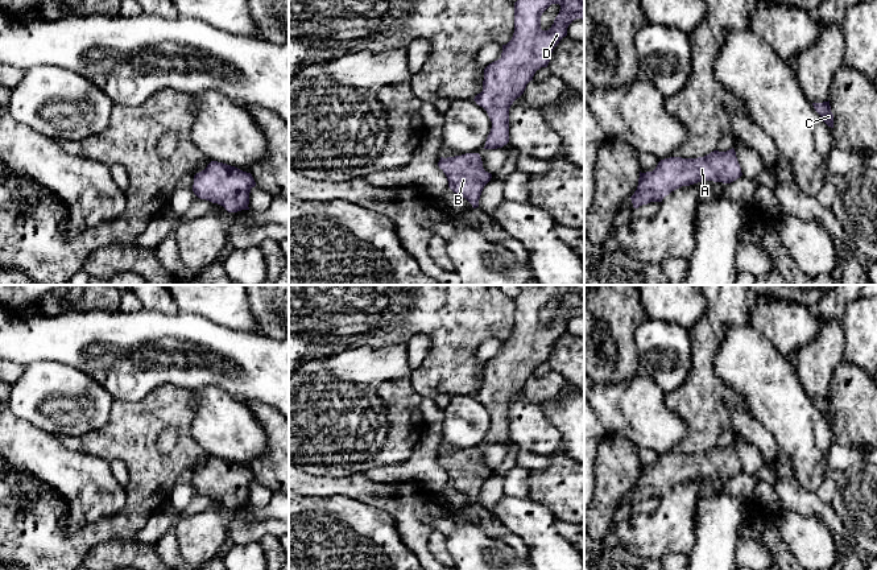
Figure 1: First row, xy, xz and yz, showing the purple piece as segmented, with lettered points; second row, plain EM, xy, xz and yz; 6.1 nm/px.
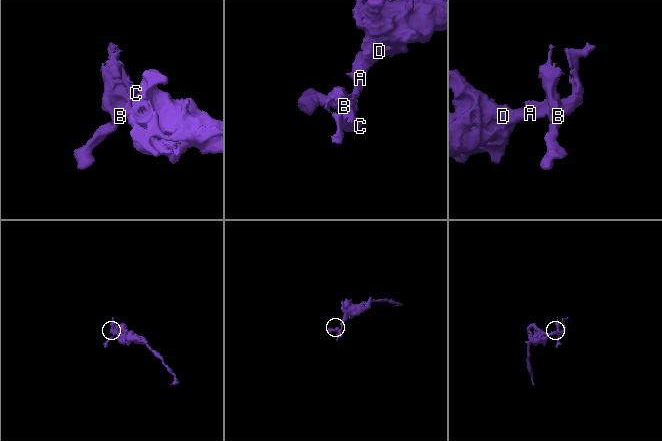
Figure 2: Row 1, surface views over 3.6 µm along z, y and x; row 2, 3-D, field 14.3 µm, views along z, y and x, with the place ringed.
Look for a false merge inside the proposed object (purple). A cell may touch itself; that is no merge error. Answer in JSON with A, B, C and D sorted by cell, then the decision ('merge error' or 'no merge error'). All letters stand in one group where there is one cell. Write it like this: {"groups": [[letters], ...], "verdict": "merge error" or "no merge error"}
{"groups": [["A", "B", "C", "D"]], "verdict": "no merge error"}

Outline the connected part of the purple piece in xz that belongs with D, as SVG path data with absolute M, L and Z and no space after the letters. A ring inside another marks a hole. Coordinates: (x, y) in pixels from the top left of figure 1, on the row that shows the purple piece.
M517 0L514 3L513 37L506 45L502 45L501 58L484 69L483 91L473 99L487 111L492 121L484 149L502 148L509 142L510 106L524 94L535 71L547 67L554 48L567 36L568 25L576 18L584 20L584 0ZM551 4L559 4L560 11L551 28L542 30L541 16Z

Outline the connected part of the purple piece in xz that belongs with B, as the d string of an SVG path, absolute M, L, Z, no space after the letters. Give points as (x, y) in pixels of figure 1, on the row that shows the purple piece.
M480 154L440 157L438 166L446 174L448 187L466 198L473 208L479 207L481 191L492 178L492 174L484 170Z

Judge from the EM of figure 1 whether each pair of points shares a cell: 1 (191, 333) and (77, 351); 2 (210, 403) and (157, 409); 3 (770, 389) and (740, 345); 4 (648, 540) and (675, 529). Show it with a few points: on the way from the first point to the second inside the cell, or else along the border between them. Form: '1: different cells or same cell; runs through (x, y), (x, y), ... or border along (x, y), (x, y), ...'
1: same cell; runs through (162, 339), (141, 341), (136, 346), (106, 346)
2: different cells; border along (194, 391), (195, 405), (190, 436)
3: same cell; runs through (762, 379), (747, 360), (745, 355)
4: same cell; runs through (654, 536), (669, 529)

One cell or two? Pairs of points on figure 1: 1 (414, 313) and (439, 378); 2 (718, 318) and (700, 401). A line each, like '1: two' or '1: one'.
1: one
2: one

